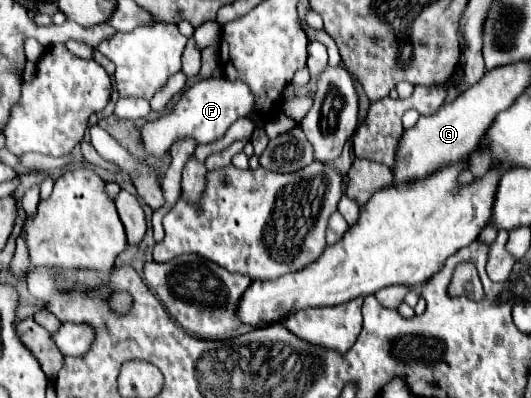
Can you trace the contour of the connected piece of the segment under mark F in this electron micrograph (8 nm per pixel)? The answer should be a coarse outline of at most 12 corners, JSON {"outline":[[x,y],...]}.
{"outline":[[202,79],[142,127],[162,157],[176,139],[210,143],[254,111],[240,79]]}

